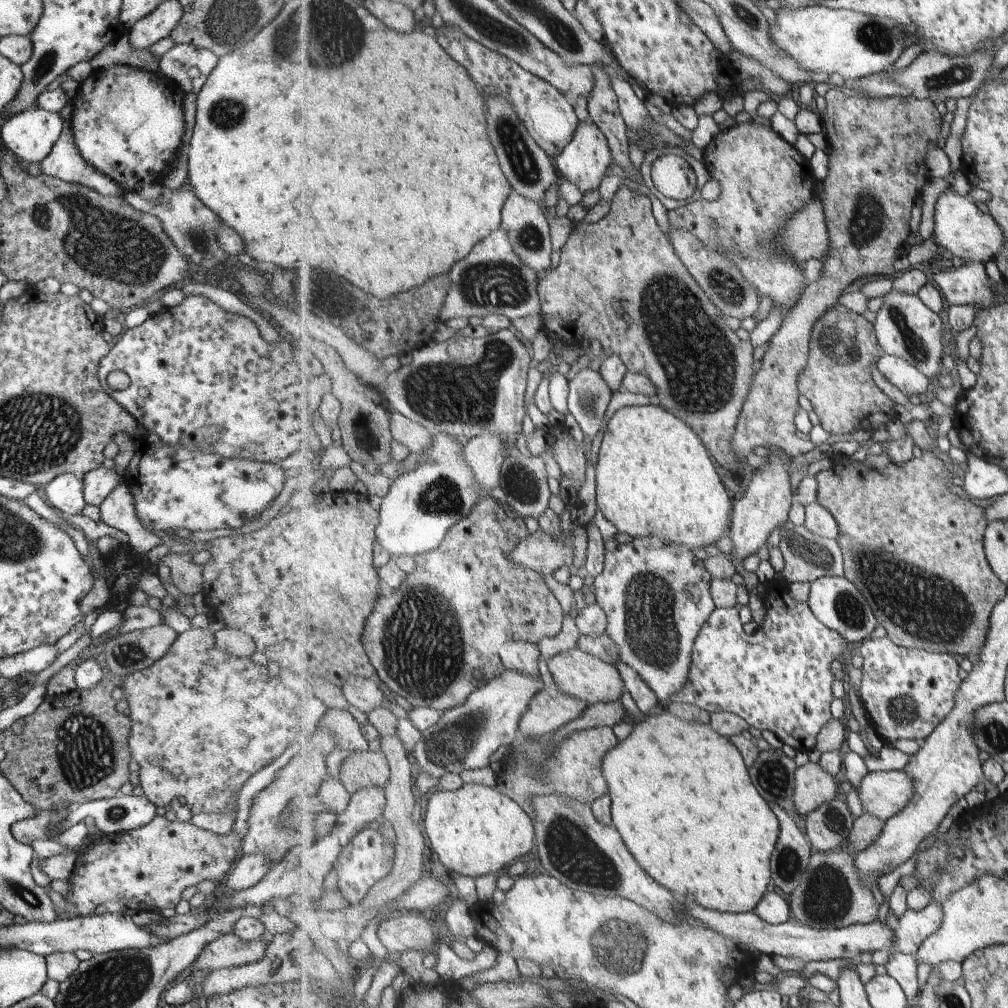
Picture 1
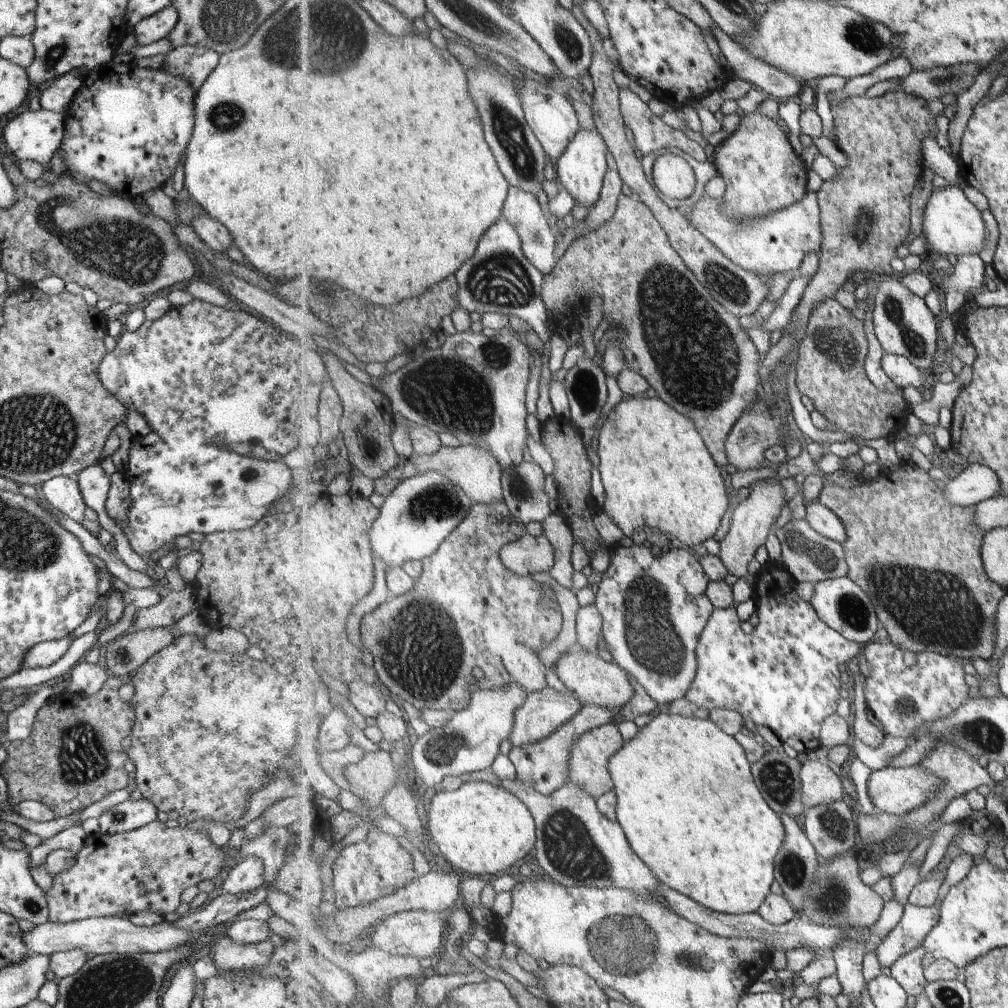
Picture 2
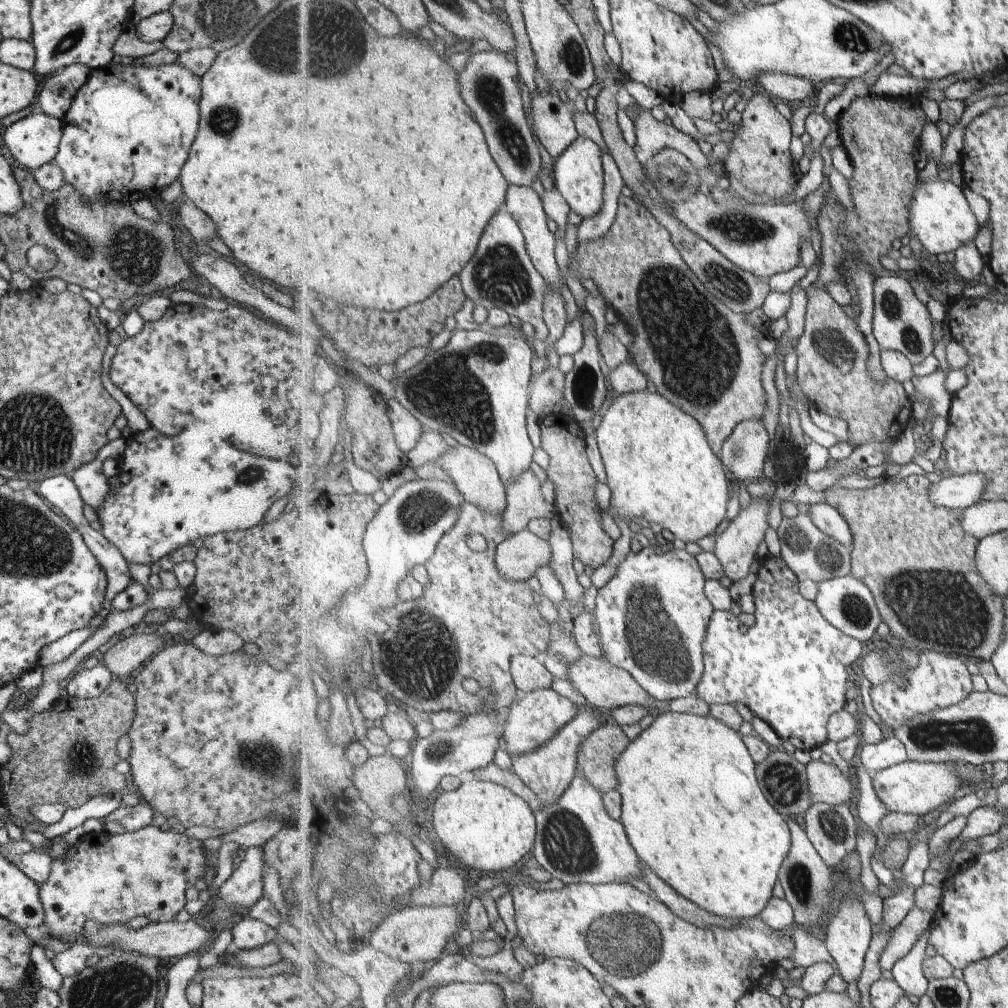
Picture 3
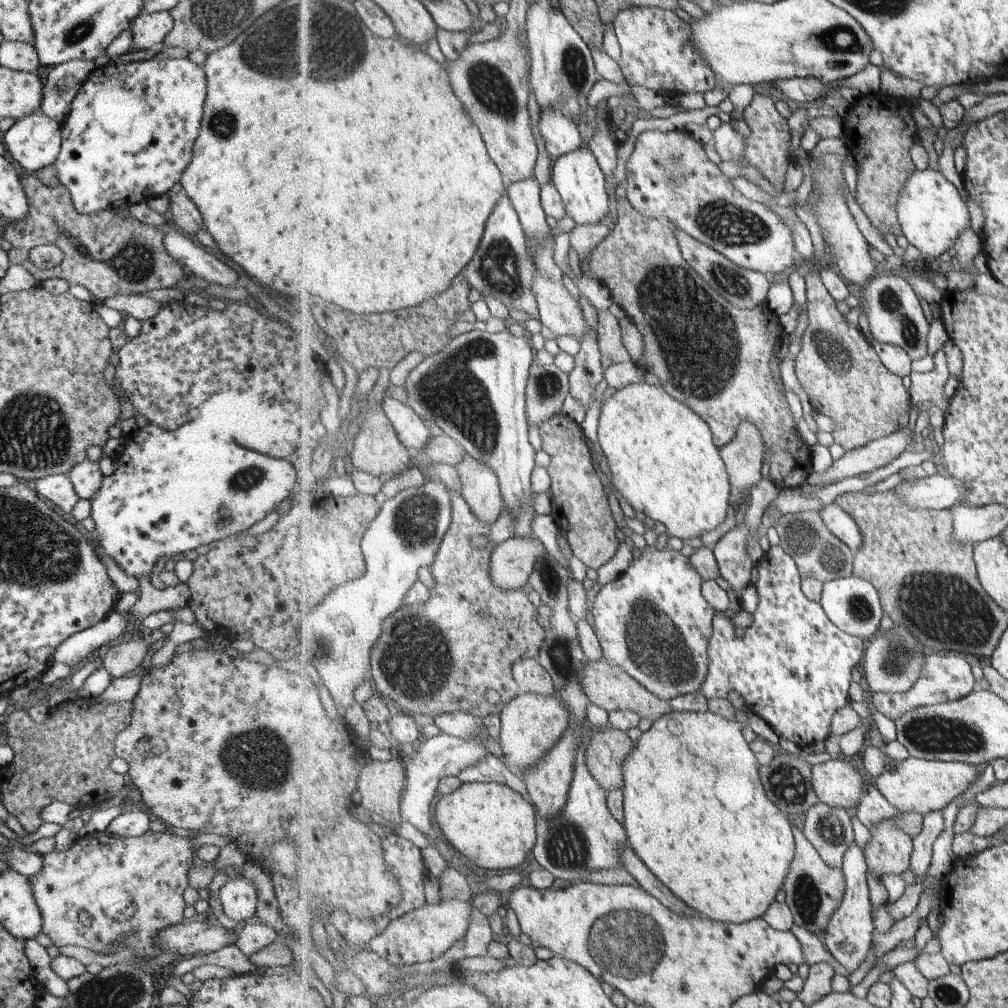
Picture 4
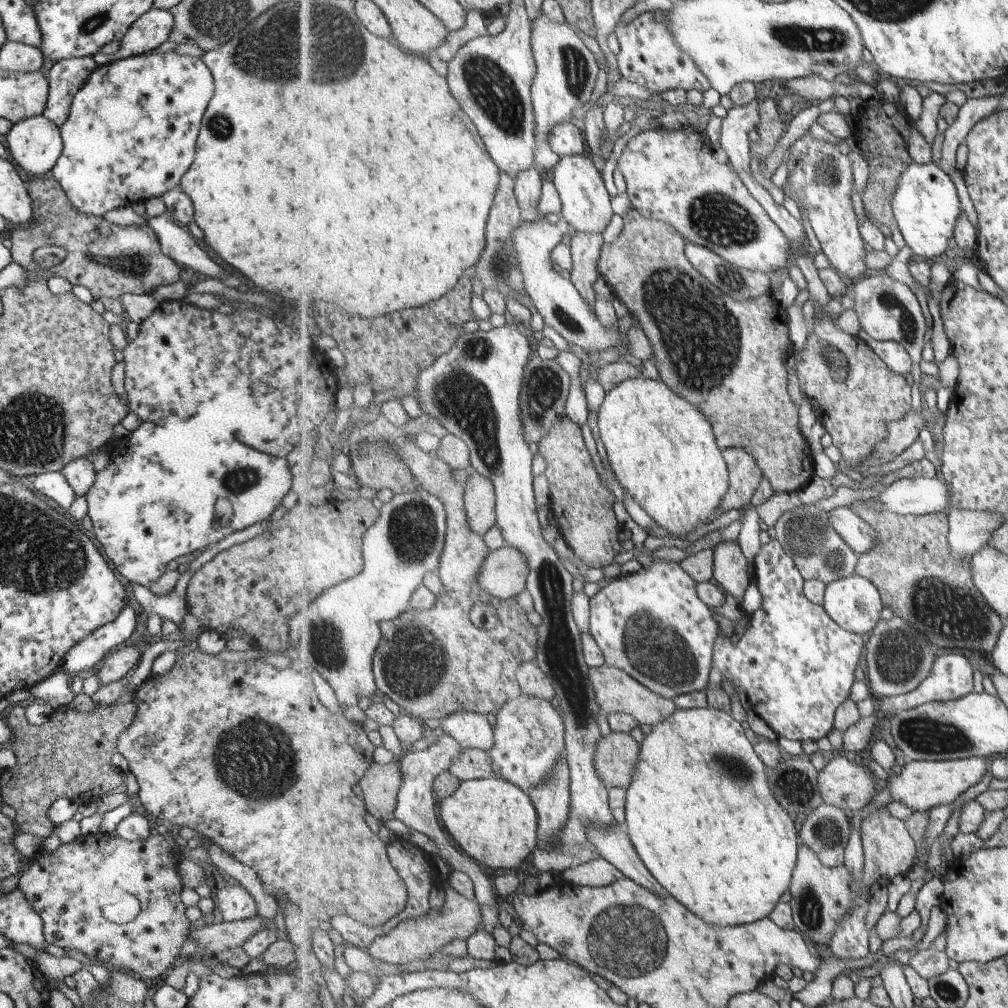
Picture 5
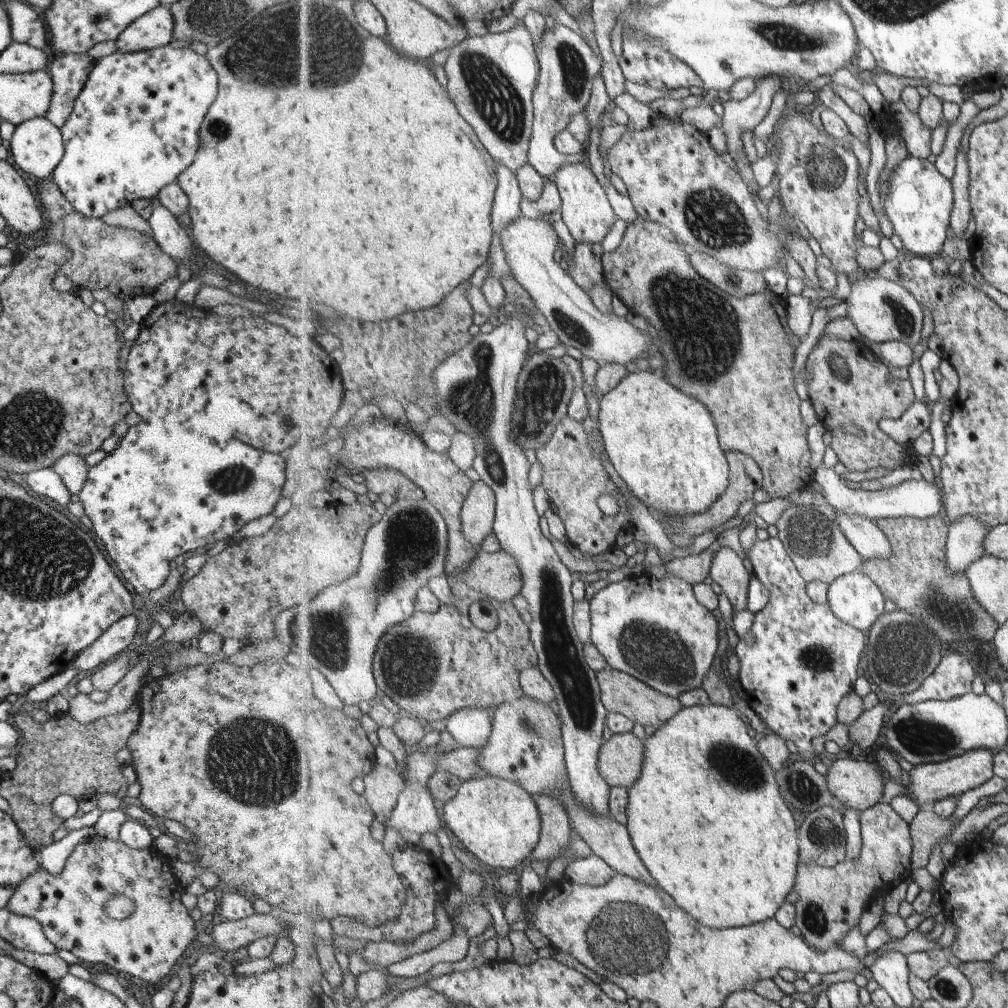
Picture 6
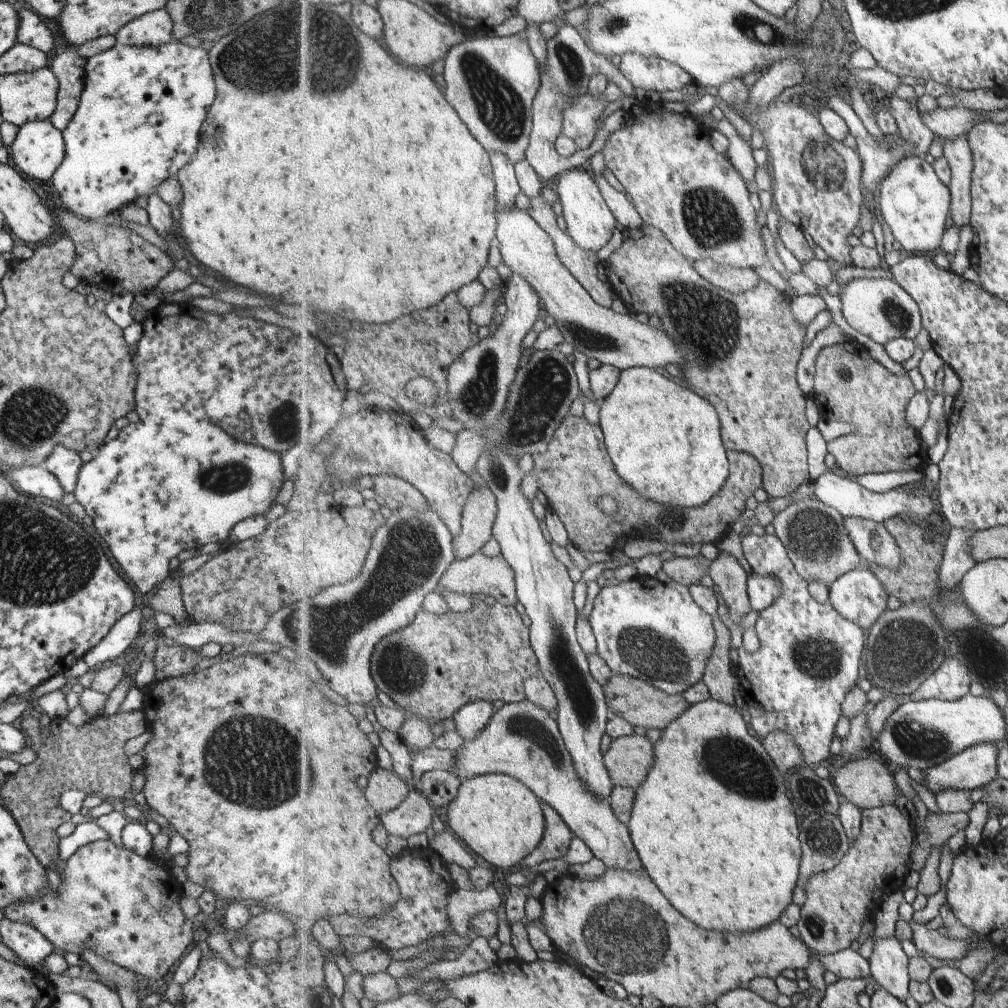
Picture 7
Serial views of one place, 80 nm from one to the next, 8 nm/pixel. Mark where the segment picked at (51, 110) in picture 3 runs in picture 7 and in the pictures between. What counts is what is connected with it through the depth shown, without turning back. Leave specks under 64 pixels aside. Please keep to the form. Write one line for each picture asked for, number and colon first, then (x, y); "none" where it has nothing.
4: (62, 83)
5: (65, 77)
6: (68, 73)
7: (68, 66)

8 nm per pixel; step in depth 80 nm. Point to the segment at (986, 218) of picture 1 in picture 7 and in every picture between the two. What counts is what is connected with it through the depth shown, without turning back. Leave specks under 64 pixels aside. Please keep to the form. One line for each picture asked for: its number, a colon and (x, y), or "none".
2: (952, 224)
3: (940, 217)
4: (933, 213)
5: (927, 206)
6: (920, 204)
7: (914, 201)

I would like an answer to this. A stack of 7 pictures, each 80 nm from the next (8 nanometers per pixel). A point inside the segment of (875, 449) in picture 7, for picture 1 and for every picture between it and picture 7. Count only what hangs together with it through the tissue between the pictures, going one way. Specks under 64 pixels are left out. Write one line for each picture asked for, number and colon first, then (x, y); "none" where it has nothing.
1: (838, 381)
2: (832, 372)
3: (833, 354)
4: (842, 374)
5: (852, 390)
6: (851, 389)

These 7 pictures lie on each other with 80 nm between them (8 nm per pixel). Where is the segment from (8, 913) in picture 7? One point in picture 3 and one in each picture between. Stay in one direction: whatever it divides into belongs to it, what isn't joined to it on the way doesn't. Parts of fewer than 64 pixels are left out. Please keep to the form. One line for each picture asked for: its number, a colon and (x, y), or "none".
3: (106, 878)
4: (150, 869)
5: (65, 888)
6: (70, 907)

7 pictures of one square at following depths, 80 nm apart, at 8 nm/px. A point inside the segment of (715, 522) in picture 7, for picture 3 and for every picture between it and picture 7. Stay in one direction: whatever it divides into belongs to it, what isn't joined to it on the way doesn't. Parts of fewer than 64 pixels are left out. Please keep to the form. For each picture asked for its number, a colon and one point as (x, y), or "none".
3: (562, 438)
4: (579, 505)
5: (584, 509)
6: (573, 473)

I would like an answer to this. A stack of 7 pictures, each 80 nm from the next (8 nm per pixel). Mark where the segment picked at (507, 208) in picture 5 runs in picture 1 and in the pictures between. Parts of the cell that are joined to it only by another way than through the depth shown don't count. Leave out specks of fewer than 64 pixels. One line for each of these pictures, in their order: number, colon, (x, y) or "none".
1: (493, 279)
2: (498, 278)
3: (501, 274)
4: (502, 268)

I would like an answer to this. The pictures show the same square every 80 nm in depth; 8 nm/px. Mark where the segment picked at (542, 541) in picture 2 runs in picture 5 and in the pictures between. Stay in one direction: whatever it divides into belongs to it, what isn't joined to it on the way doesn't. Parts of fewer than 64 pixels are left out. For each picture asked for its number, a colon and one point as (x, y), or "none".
3: (521, 555)
4: (515, 559)
5: (505, 573)

